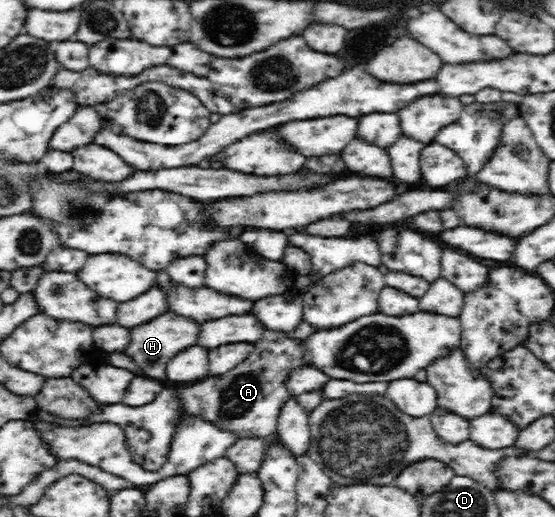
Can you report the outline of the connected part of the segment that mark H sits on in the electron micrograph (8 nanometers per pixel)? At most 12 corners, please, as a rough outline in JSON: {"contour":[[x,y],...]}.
{"contour":[[167,312],[130,329],[126,355],[140,375],[196,343],[198,323]]}

